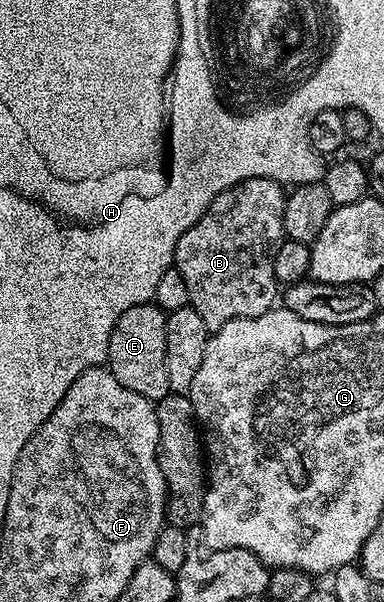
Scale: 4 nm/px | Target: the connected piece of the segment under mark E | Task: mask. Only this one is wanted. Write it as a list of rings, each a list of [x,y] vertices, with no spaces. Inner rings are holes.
[[[152,301],[131,305],[131,309],[127,309],[119,321],[115,321],[115,329],[111,329],[107,369],[115,381],[119,381],[119,385],[127,385],[131,393],[139,393],[151,401],[171,394],[165,356],[165,316],[166,312]]]

